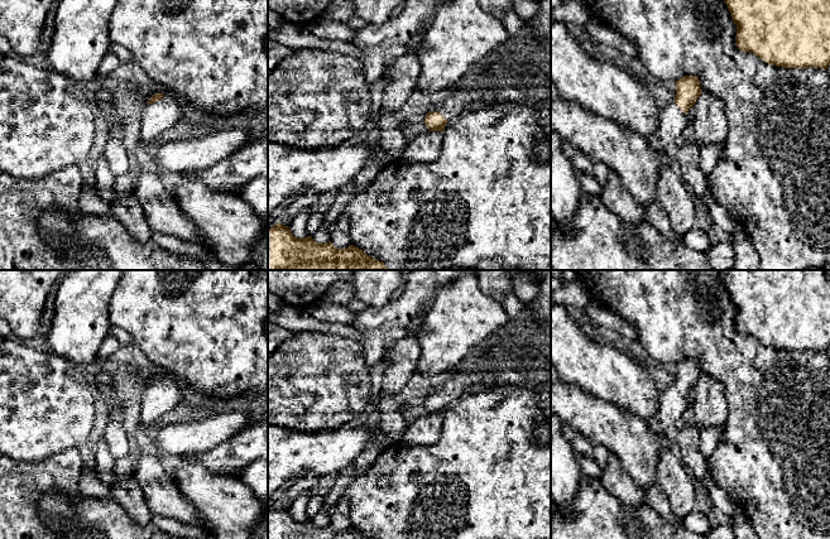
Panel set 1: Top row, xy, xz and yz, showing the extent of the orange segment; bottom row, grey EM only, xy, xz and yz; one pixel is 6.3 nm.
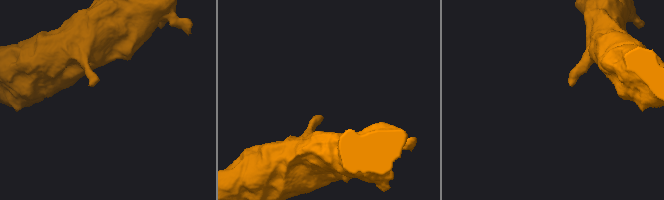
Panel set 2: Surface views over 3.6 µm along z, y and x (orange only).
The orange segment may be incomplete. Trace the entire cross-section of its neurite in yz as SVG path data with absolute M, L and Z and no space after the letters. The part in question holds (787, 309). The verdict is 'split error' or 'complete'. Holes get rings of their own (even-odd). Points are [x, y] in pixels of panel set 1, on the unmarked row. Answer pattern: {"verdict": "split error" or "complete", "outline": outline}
{"verdict": "complete", "outline": "M720 270L737 308L735 328L768 347L821 351L830 347L830 279L824 270Z"}

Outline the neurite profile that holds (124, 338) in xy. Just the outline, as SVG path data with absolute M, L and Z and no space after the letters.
M110 326L110 333L112 333L119 341L119 343L123 346L128 346L129 343L133 342L133 337L130 336L130 333L121 328L115 328Z

